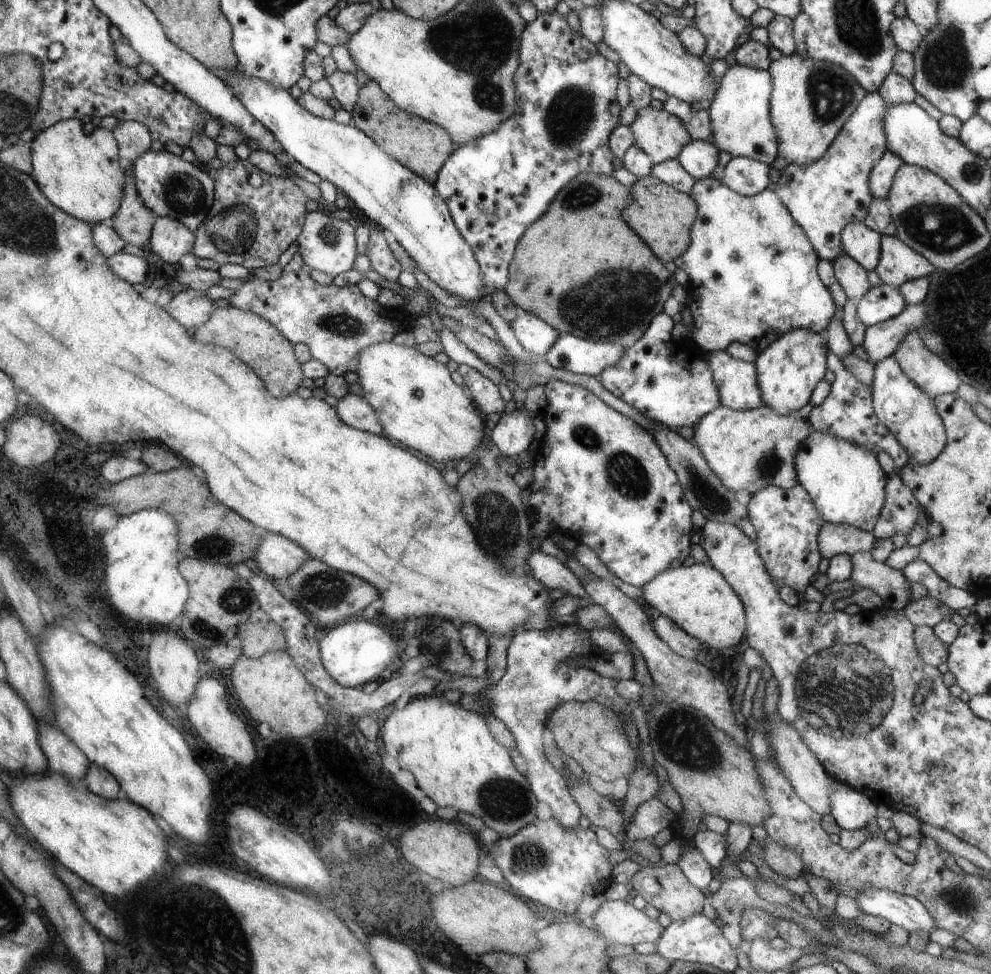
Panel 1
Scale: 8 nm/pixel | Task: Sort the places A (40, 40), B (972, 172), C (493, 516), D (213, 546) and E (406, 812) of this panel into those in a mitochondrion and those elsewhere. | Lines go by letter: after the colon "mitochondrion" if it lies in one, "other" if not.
A: other
B: other
C: mitochondrion
D: mitochondrion
E: other

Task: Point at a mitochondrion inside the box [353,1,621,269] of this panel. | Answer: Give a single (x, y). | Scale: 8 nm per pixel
(481, 42)

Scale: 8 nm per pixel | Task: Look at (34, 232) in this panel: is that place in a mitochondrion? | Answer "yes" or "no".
yes

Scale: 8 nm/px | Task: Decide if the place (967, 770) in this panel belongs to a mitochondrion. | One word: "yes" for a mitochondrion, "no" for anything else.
no

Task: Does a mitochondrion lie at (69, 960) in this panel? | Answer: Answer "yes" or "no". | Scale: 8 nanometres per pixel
no

